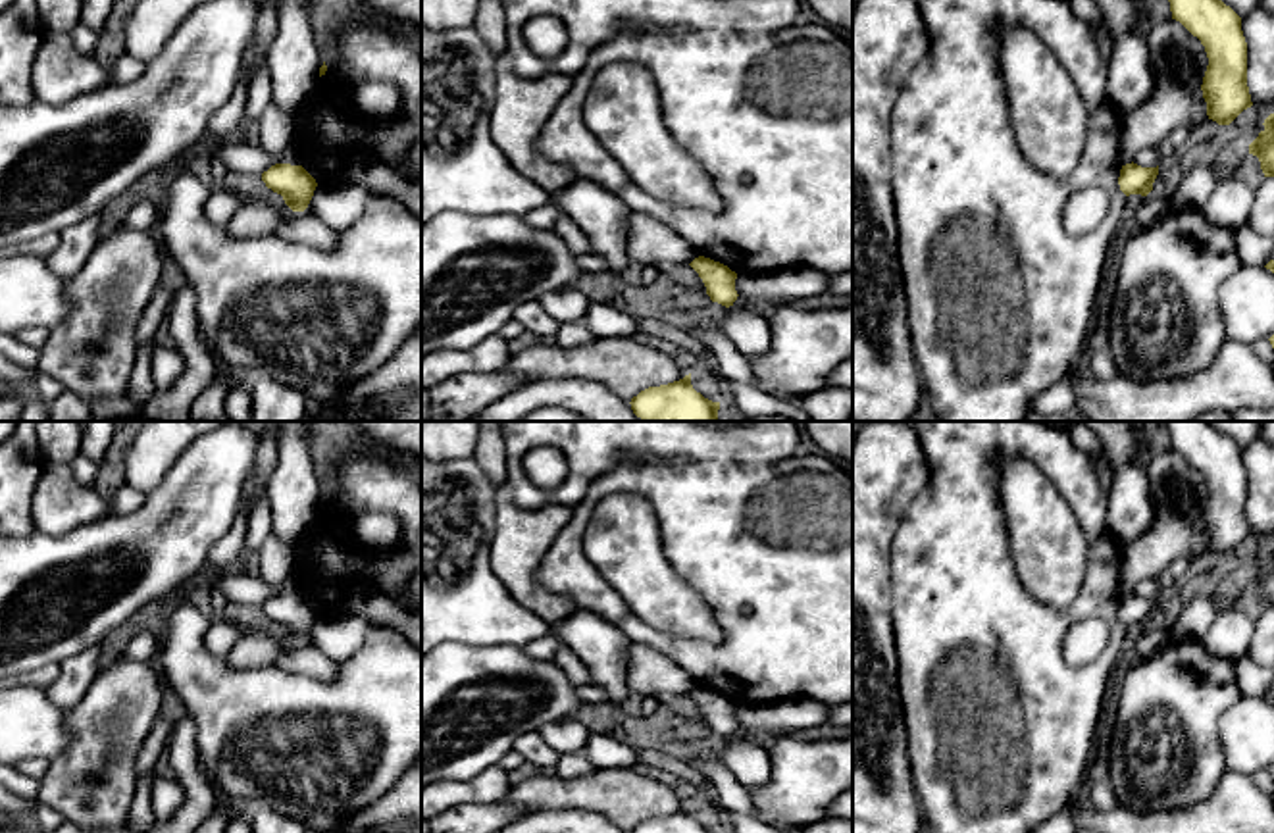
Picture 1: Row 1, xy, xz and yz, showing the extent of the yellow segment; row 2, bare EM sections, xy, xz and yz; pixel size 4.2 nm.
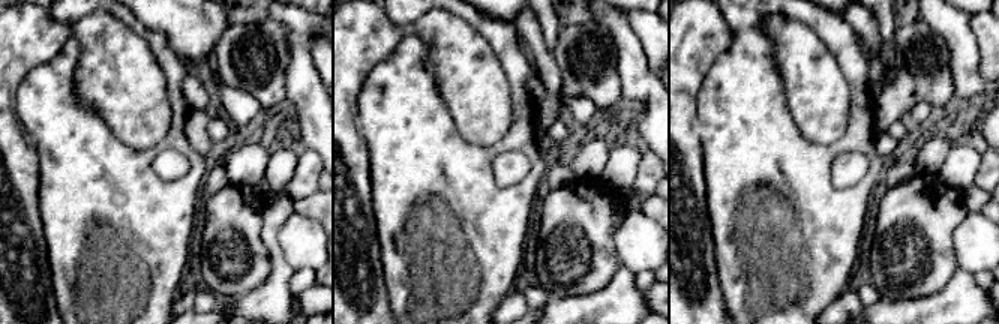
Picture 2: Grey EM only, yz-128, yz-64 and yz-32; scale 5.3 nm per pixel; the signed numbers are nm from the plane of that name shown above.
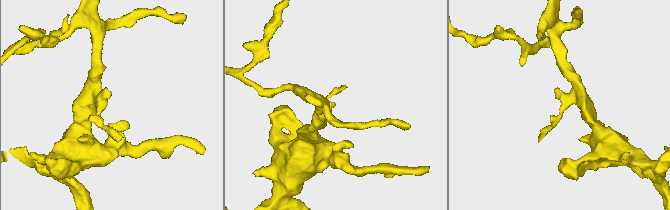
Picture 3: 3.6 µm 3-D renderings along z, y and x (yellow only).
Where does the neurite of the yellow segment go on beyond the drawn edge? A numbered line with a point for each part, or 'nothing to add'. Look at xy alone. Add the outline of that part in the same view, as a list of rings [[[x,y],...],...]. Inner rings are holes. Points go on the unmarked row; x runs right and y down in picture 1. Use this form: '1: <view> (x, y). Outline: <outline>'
nothing to add

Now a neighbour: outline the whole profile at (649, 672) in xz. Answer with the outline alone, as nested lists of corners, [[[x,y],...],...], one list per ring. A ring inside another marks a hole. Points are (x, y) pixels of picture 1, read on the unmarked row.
[[[631,643],[625,652],[625,683],[629,693],[641,696],[691,694],[699,689],[670,656],[639,643]]]

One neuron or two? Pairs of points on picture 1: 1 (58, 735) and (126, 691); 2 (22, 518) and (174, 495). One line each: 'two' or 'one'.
1: two
2: two

